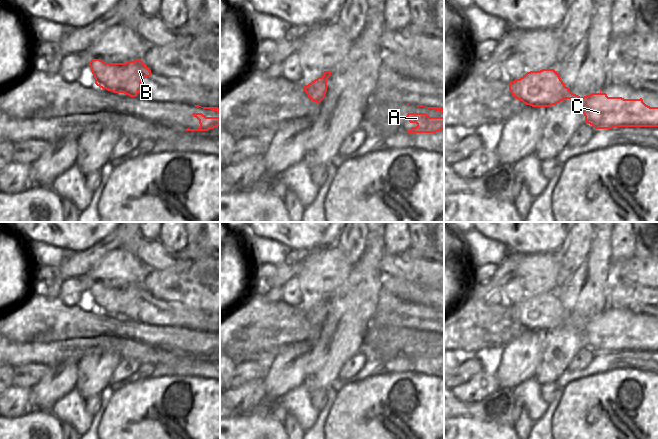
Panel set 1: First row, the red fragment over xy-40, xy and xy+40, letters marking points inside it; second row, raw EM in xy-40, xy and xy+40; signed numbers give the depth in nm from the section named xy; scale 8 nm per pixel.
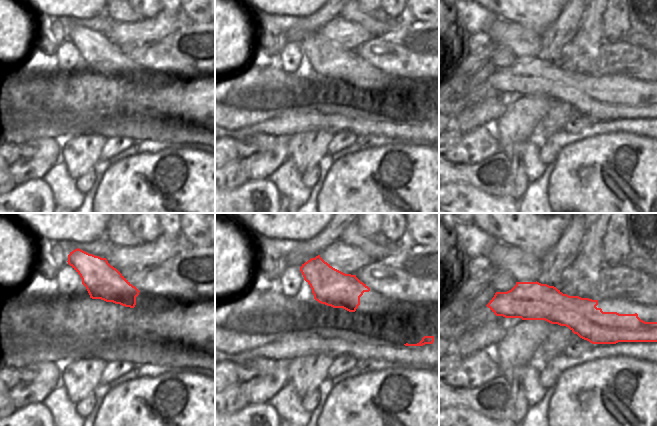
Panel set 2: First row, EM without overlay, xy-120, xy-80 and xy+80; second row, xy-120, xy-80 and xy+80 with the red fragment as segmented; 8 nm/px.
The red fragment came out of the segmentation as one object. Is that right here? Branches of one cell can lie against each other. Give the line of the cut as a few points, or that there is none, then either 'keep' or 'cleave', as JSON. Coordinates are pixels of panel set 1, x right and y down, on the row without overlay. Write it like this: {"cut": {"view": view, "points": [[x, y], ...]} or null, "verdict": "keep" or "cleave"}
{"cut": {"view": "xy", "points": [[323, 298], [327, 302]]}, "verdict": "cleave"}

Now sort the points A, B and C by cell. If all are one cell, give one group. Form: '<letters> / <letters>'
A C / B

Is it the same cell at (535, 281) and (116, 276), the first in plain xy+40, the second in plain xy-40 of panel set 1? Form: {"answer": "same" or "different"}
{"answer": "same"}

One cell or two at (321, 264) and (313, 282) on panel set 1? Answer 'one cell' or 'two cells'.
one cell

